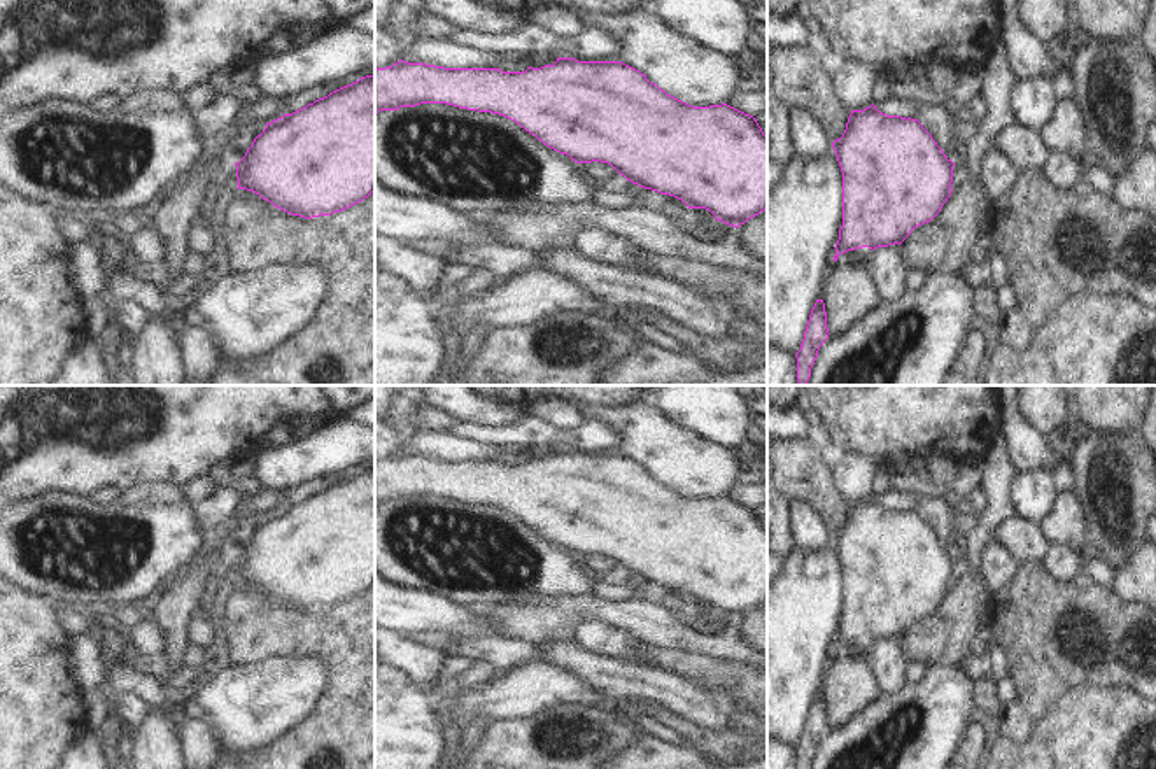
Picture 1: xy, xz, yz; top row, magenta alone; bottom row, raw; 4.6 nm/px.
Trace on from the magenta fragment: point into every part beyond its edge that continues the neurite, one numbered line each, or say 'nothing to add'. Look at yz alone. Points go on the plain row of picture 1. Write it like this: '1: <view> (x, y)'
nothing to add

